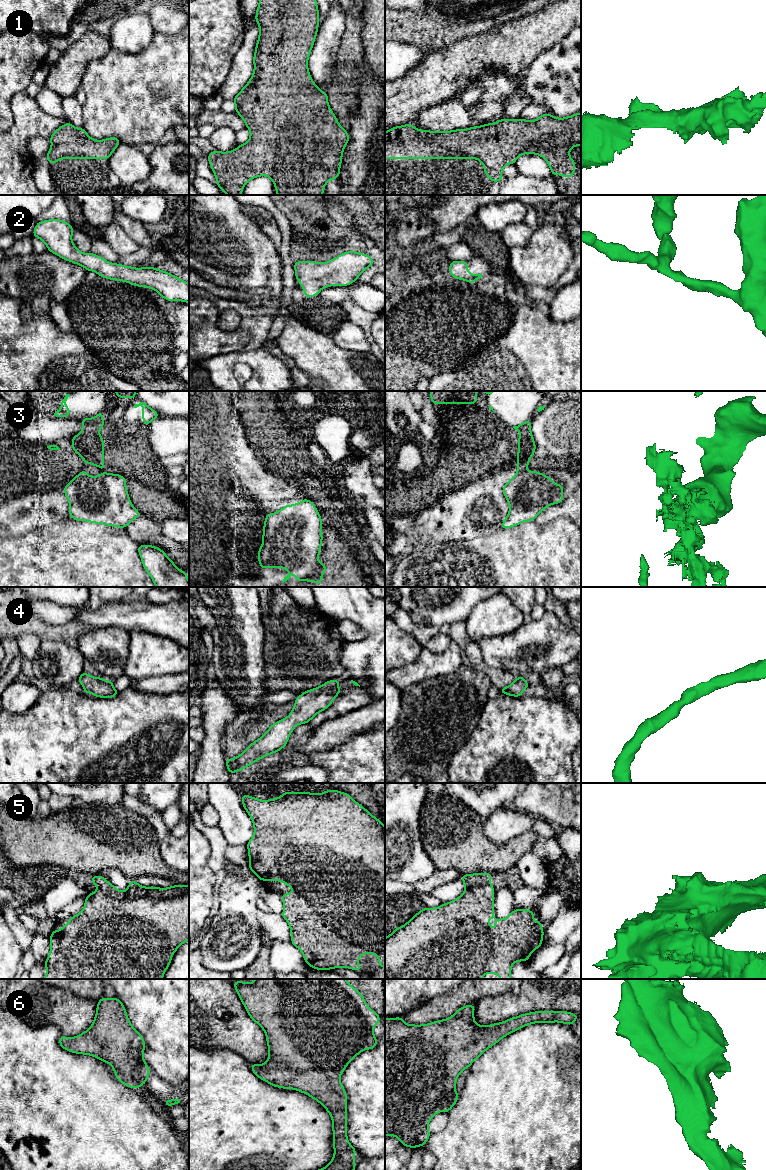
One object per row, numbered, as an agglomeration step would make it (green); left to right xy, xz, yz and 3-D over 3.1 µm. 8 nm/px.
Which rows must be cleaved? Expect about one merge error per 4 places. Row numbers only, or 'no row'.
no row

